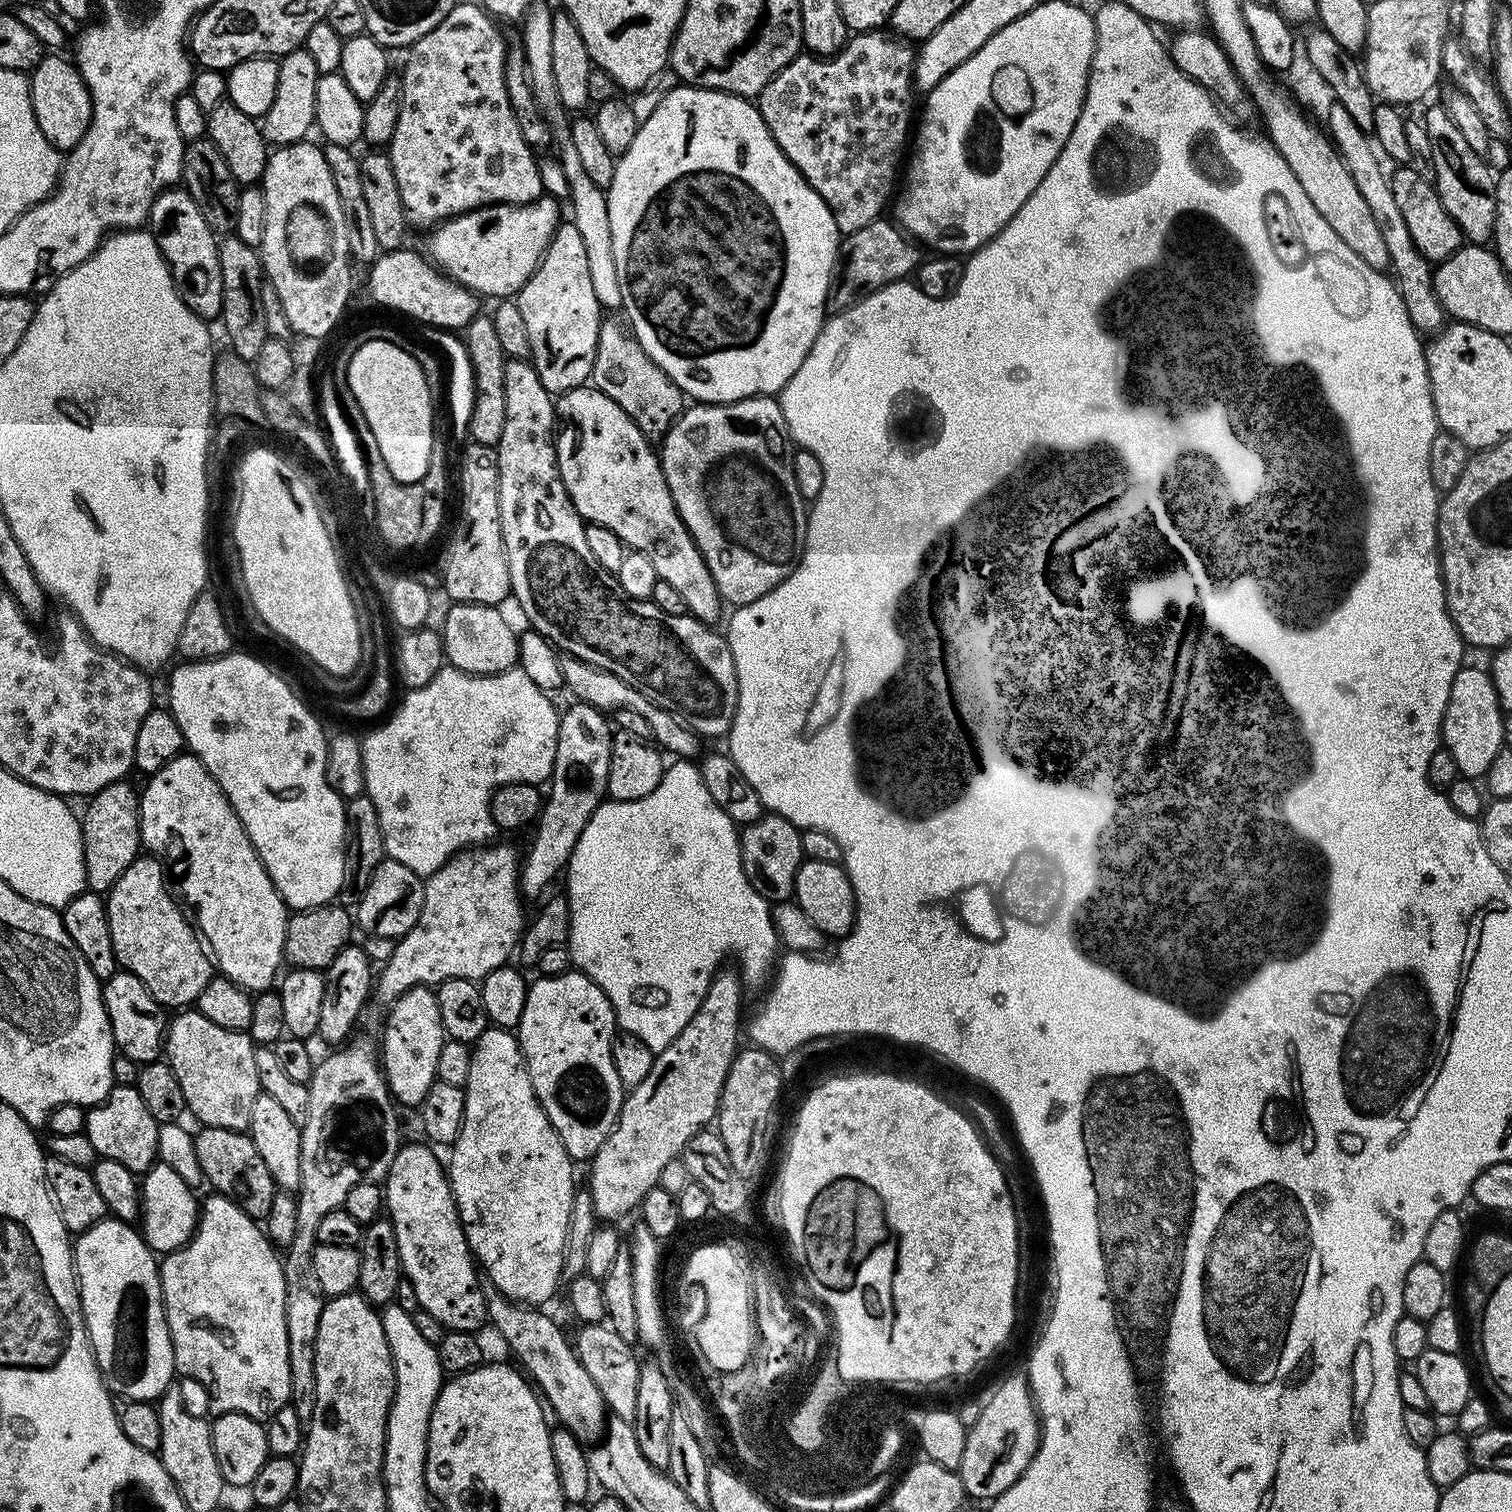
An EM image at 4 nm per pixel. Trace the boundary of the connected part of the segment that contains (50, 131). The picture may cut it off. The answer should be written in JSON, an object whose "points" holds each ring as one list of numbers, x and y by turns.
{"points":[[60,54,45,55,43,60,38,62,38,66,33,68,28,82,30,86,30,102,34,106,34,118,38,122,38,130,46,134,46,138,58,150,70,150,82,142,86,130,92,121,92,99,88,93,88,87,80,72,76,69,75,63,71,59,63,60]]}

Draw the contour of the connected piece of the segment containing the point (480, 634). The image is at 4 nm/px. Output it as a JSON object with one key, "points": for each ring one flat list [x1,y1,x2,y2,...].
{"points":[[453,603,442,629,444,654,451,667,472,676,493,676,517,667,520,659,518,632,508,625,500,611,491,604]]}

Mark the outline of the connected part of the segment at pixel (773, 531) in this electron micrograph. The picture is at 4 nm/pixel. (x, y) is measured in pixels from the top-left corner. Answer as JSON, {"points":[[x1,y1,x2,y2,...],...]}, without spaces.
{"points":[[751,396,748,400,736,400,732,404,693,403,691,406,685,407,684,413,672,423,663,440,659,441,660,465,664,471,666,486,674,498,674,506,686,526,686,530,694,538,696,549,702,554,702,558,714,578,721,601,725,605,749,604,762,598,762,594,770,594,770,590,774,590,774,586,778,586,800,564,800,555,804,553,804,539,808,537,809,509,806,507,804,496,798,490,798,482,794,482,793,453,788,452,788,448,790,449,790,437,786,418,780,409,779,399,772,396]]}

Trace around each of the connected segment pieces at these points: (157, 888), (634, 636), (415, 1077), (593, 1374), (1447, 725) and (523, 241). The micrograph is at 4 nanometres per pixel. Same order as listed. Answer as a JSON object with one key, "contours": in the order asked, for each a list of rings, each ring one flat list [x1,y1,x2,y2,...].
{"contours":[[[144,854,130,866,126,866,122,878,118,878,118,882,114,882,114,886,106,894,106,903,110,938,114,941,117,965,135,974,146,986,148,993,165,1009,180,1010,185,1006,195,1005,198,994,206,990,206,986,212,981,214,975,214,960,202,947,197,929,190,923,189,917,188,920,184,917,185,909,178,903,174,892,172,897,168,884,170,885,170,880,166,875,165,865,159,859]],[[509,359,504,365,504,389,506,390,506,426,502,426,502,438,496,445,496,461,498,462,498,510,500,511,500,525,502,526,502,542,506,550,506,562,510,570,510,582,512,583,511,595,516,596,520,603,520,608,524,611,524,616,529,620,531,631,542,634,563,653,580,659,583,663,592,664,602,671,608,671,616,675,624,683,628,683,634,690,640,691,652,703,658,707,671,712,686,728,691,729,700,738,706,736,727,737,734,722,736,713,736,703,738,702,738,682,736,681,736,671,734,670,734,658,728,645,727,639,715,632,715,627,709,626,705,621,696,619,691,614,679,616,678,614,666,614,666,610,658,610,658,606,652,599,634,600,628,597,620,588,613,573,607,572,594,558,590,551,590,546,586,543,586,530,584,529,586,521,576,512,575,506,570,502,566,486,560,477,558,462,556,461,556,446,554,443,554,429,558,424,556,415,556,406,553,393,542,386,542,378,538,378,536,368,527,359]],[[417,986,404,992,396,999,395,1004,387,1009,388,1021,384,1024,384,1052,382,1048,382,1071,388,1082,388,1091,392,1093,395,1103,412,1104,419,1106,426,1098,430,1086,437,1080,436,1067,438,1066,438,1053,442,1051,445,1042,442,1014,438,1014,438,1002,435,991,428,986]],[[604,1322,585,1324,579,1330,581,1332,577,1334,576,1340,574,1336,576,1357,580,1359,582,1366,586,1366,586,1374,590,1374,590,1378,594,1378,594,1386,598,1386,602,1398,608,1403,608,1411,613,1412,615,1416,623,1420,635,1421,638,1410,638,1378,641,1366,641,1361,636,1360,635,1351,637,1349,628,1344,611,1326]],[[1461,666,1458,674,1454,674,1454,682,1450,686,1450,698,1446,702,1446,714,1440,727,1442,744,1452,755,1461,777,1484,778,1490,770,1490,762,1504,747,1505,713,1500,707,1500,699,1491,675,1480,668]],[[547,194,528,204,489,204,487,208,475,208,431,229,427,255,448,279,481,297,515,297,544,259,544,251,562,223,560,208,561,201]]]}

